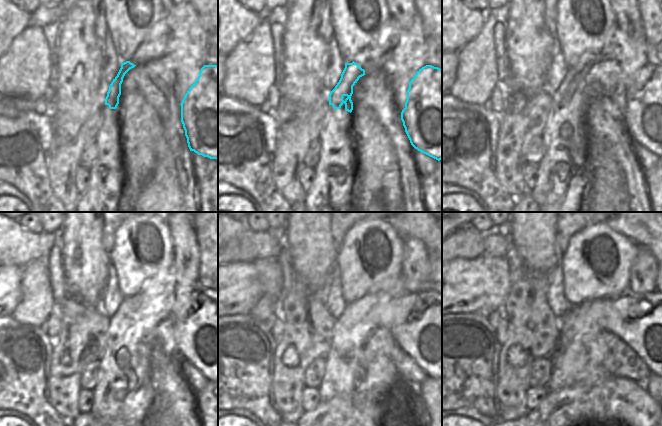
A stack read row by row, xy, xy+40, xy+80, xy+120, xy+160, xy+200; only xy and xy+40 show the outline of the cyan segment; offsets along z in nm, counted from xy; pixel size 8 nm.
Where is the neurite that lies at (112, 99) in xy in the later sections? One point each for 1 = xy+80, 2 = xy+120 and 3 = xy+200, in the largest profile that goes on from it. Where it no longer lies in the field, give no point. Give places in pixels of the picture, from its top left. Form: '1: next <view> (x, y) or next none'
1: next xy+80 (575, 86)
2: next xy+120 (137, 324)
3: next xy+200 (645, 322)

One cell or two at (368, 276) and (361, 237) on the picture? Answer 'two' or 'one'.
one

